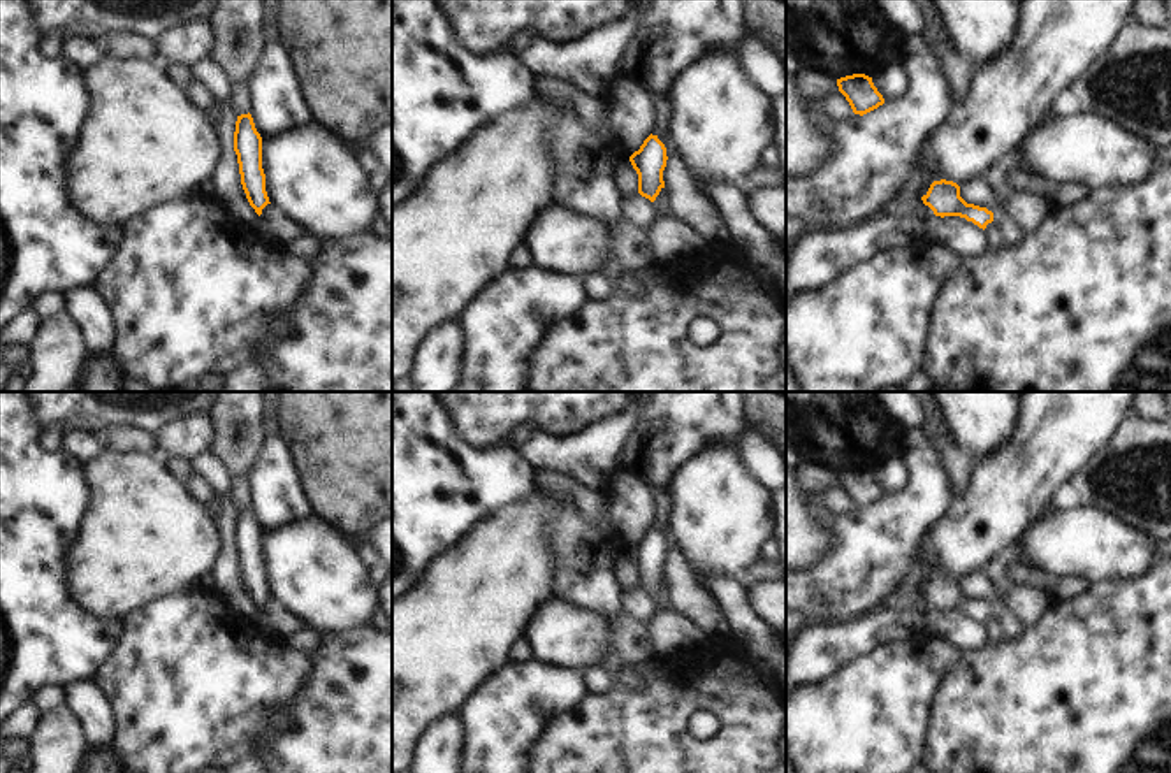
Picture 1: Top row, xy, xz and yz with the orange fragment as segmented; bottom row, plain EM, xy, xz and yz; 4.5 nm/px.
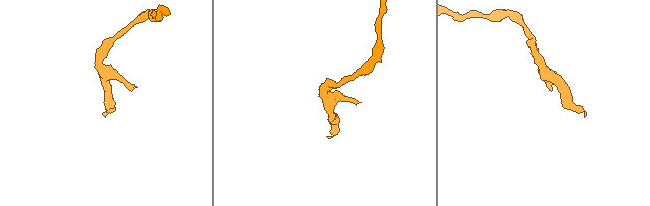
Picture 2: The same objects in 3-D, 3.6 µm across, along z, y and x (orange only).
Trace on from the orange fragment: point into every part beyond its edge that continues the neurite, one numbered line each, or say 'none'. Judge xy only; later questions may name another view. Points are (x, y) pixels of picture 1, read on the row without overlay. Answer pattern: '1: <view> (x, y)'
none

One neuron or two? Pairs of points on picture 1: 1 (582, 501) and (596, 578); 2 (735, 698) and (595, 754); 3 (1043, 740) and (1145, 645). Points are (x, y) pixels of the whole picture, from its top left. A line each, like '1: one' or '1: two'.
1: two
2: one
3: one

